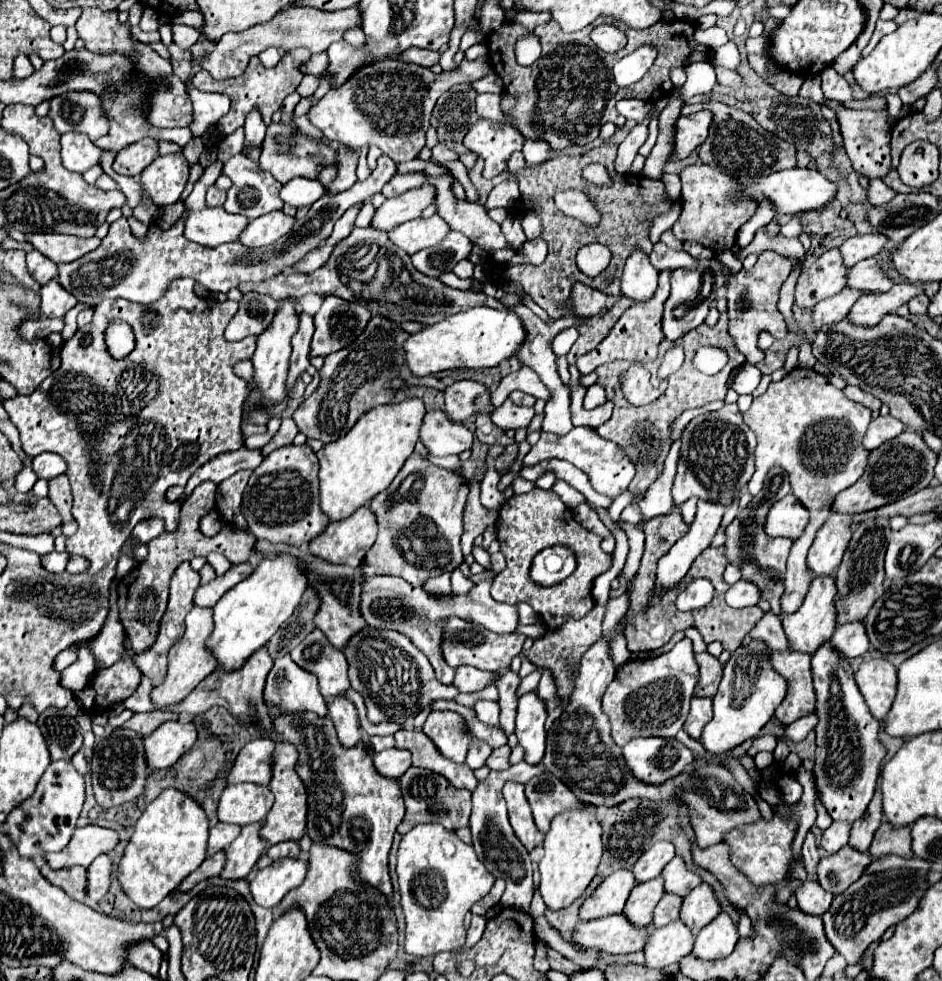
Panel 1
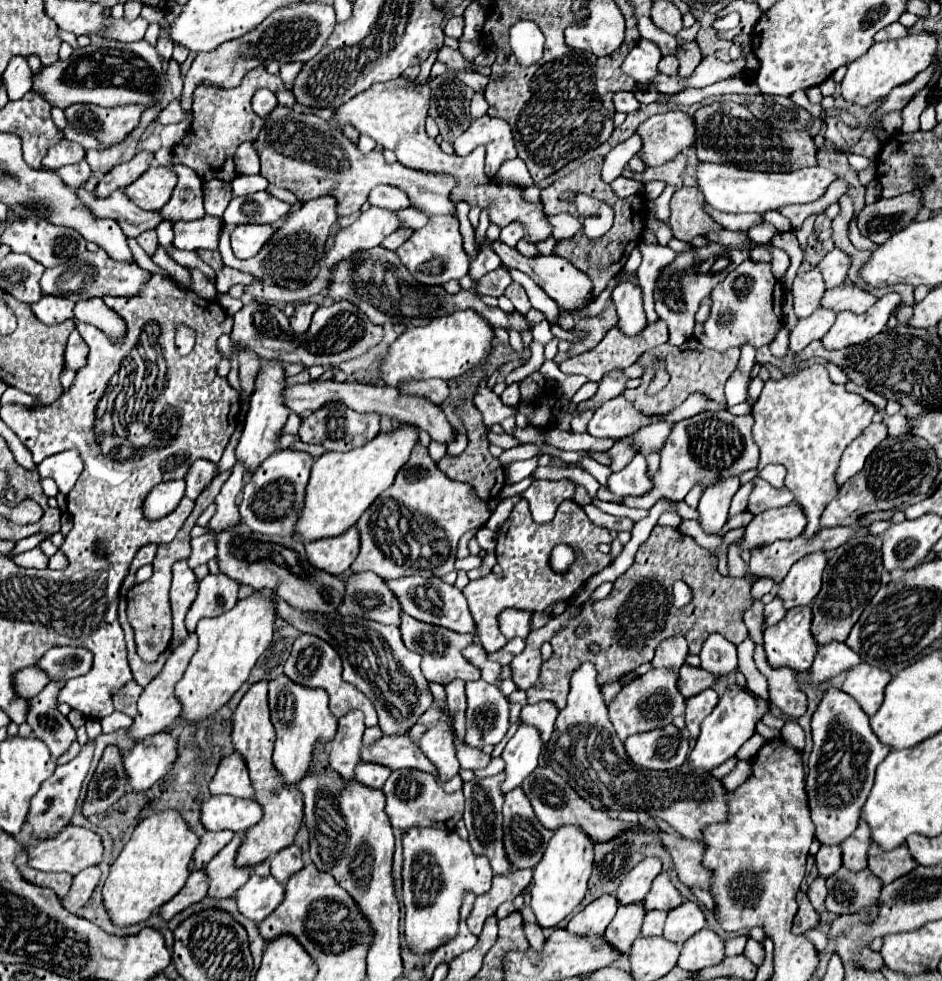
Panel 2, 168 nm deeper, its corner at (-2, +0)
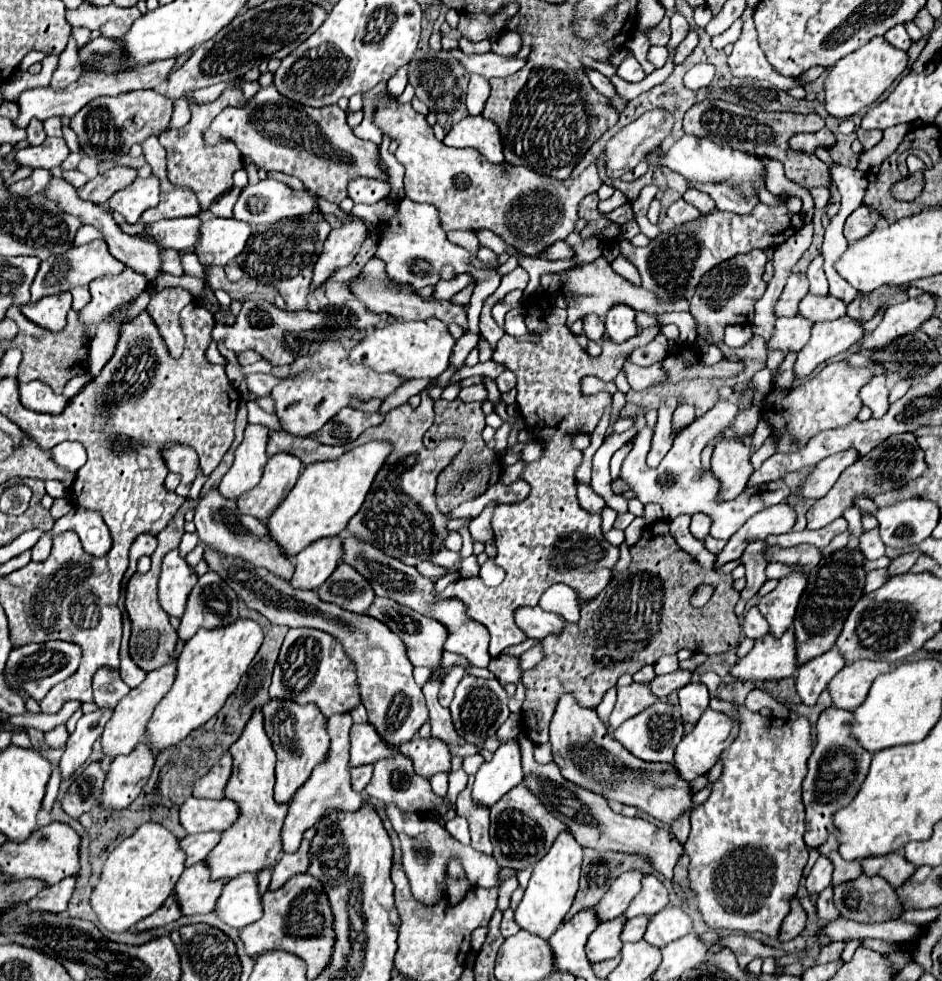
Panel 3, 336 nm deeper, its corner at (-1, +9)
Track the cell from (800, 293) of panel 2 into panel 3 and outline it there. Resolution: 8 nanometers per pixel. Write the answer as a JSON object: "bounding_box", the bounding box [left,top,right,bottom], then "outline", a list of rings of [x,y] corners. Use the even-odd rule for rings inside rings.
{"bounding_box":[775,273,809,317],"outline":[[[793,273],[787,279],[785,291],[779,299],[779,303],[775,305],[775,313],[777,317],[791,317],[797,315],[797,305],[801,303],[801,299],[809,293],[809,279],[805,273]]]}

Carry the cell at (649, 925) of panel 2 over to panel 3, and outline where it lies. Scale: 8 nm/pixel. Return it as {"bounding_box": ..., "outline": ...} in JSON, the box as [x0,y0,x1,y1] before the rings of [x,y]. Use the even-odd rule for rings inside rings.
{"bounding_box":[621,915,649,941],"outline":[[[645,915],[627,919],[625,929],[621,933],[621,941],[639,941],[639,939],[643,939],[645,929],[647,929],[647,923],[649,923],[649,919]]]}

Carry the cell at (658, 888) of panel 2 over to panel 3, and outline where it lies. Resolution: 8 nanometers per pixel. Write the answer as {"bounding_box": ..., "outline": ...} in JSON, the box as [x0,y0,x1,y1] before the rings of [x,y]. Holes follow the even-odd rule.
{"bounding_box":[625,875,669,919],"outline":[[[645,875],[643,889],[639,895],[635,895],[635,899],[631,901],[625,915],[627,915],[627,919],[637,917],[637,915],[653,917],[667,905],[669,905],[669,891],[665,889],[665,885],[655,875]]]}

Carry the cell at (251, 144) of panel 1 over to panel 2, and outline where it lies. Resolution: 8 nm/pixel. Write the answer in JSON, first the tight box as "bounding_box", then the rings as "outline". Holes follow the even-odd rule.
{"bounding_box":[234,142,260,174],"outline":[[[252,142],[238,146],[236,156],[234,156],[234,164],[236,164],[238,174],[258,174],[260,172],[260,160],[258,160],[258,154],[254,152]]]}

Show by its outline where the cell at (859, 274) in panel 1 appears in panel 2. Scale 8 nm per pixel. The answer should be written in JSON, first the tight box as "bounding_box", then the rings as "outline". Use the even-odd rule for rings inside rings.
{"bounding_box":[820,286,876,314],"outline":[[[838,286],[832,288],[830,292],[826,292],[820,300],[820,306],[826,310],[834,310],[834,312],[854,312],[854,314],[862,314],[866,312],[872,304],[876,302],[874,296],[870,296],[868,292],[864,292],[858,286]]]}

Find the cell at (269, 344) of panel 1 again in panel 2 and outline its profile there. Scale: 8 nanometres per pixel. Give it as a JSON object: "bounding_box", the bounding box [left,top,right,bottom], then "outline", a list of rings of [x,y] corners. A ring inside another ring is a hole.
{"bounding_box":[236,360,290,474],"outline":[[[262,360],[262,368],[258,372],[256,378],[256,390],[250,398],[250,410],[246,414],[246,422],[244,422],[244,430],[242,430],[242,438],[236,446],[236,460],[244,464],[244,472],[254,474],[258,470],[258,466],[278,450],[278,438],[280,432],[286,424],[286,418],[290,414],[290,410],[286,406],[282,406],[280,398],[282,398],[282,390],[284,390],[284,370],[282,370],[282,362],[278,360]]]}

